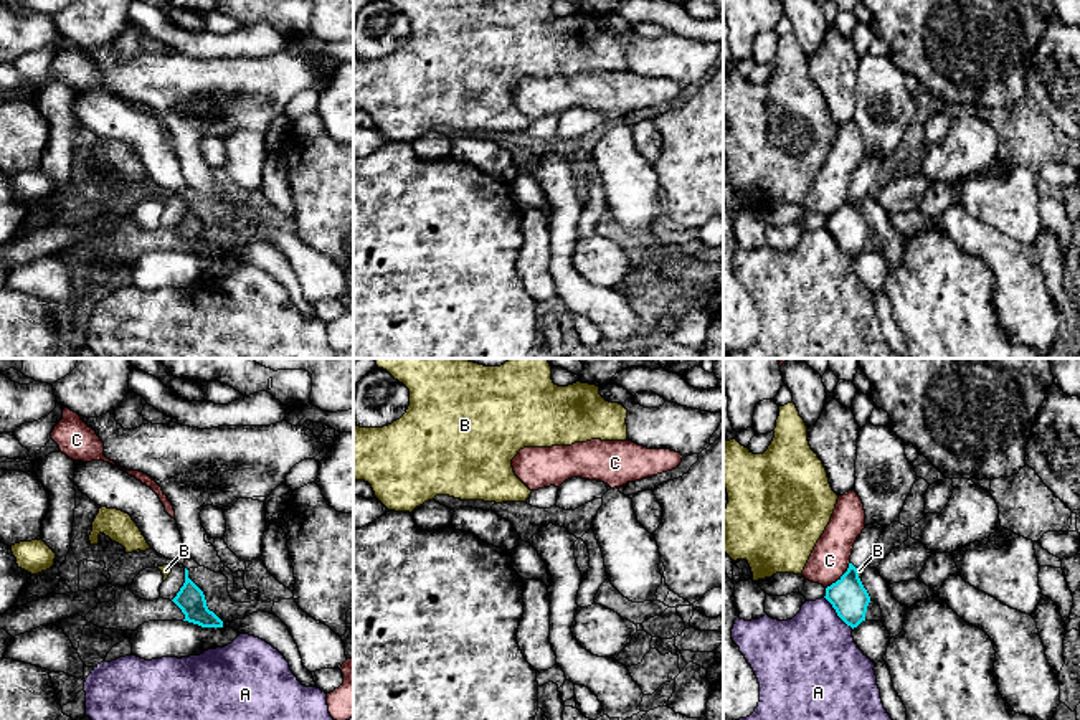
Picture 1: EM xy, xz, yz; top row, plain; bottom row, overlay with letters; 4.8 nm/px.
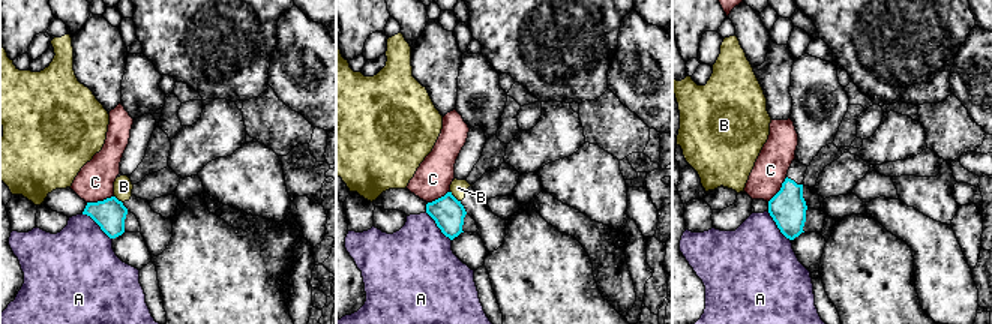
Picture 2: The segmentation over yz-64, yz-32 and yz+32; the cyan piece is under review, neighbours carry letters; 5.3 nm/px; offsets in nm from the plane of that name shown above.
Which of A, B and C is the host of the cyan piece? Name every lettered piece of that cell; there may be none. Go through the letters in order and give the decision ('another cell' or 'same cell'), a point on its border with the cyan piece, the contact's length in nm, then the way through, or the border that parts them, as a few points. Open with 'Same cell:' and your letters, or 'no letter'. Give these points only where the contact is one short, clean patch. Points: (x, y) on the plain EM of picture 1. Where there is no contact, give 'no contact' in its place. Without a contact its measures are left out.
Same cell: no letter
A: another cell | yz (836, 241) | 220 nm
B: another cell | yz (857, 205) | 50 nm
C: another cell | yz (841, 207) | 180 nm

